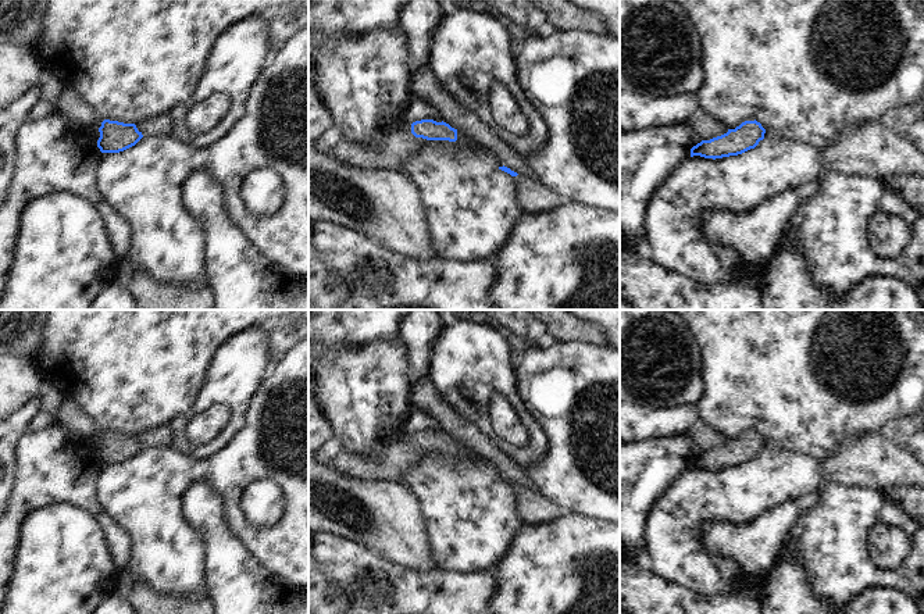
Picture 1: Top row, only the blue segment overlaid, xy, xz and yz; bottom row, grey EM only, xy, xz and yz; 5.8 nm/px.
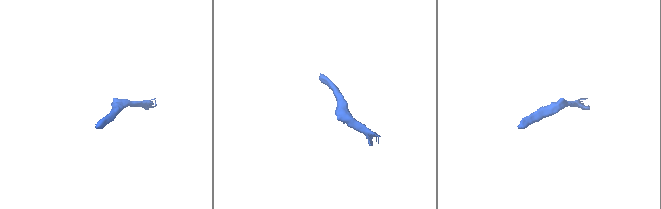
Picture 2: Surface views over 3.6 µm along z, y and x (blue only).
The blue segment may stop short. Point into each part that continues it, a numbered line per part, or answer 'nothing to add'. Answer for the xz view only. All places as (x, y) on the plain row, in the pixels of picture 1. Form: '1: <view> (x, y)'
1: xz (398, 435)

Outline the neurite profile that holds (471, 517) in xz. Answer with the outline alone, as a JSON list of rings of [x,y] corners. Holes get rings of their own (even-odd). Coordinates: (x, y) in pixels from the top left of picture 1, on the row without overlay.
[[[457,442],[457,451],[420,451],[421,457],[402,475],[399,483],[409,489],[420,504],[427,526],[427,540],[432,553],[435,570],[478,574],[492,571],[509,551],[517,532],[527,526],[518,514],[515,488],[502,482],[504,476],[489,460],[479,457]]]

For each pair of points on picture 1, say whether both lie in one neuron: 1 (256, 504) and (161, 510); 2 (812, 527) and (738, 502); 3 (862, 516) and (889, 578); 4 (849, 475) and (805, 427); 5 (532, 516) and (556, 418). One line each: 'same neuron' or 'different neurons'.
1: different neurons
2: different neurons
3: same neuron
4: different neurons
5: different neurons

